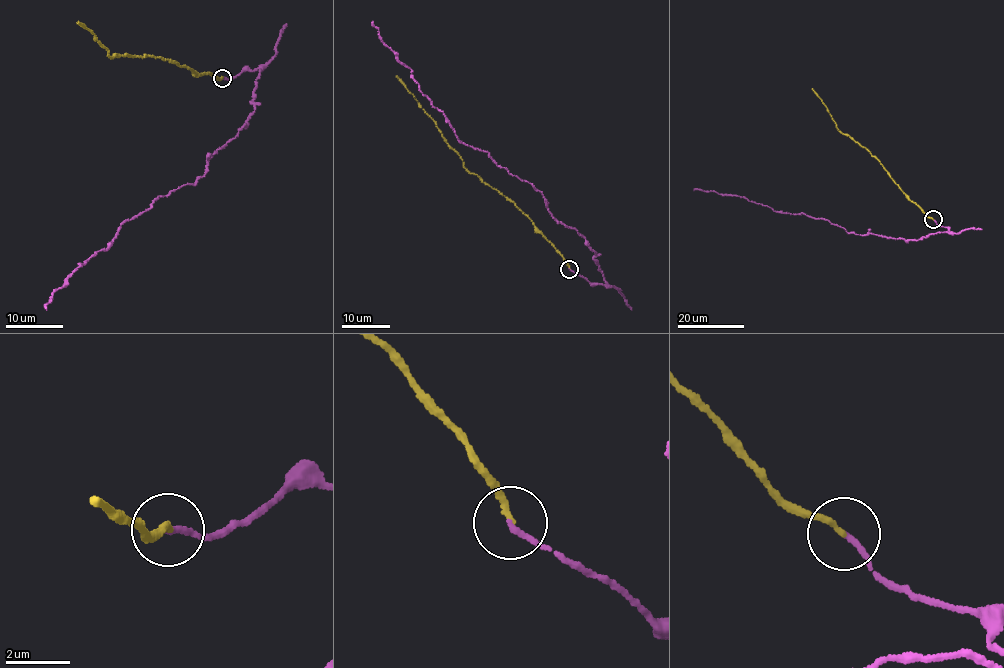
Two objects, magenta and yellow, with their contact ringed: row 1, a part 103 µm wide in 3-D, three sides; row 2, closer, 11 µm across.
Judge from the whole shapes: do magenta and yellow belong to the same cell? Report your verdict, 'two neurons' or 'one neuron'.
one neuron

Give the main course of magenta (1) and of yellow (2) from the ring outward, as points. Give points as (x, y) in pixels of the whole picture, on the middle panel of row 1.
1: (570, 269), (606, 283), (588, 241), (552, 216), (535, 187), (459, 140), (372, 22)
2: (570, 269), (564, 258), (513, 202), (464, 166), (461, 157), (397, 75)

